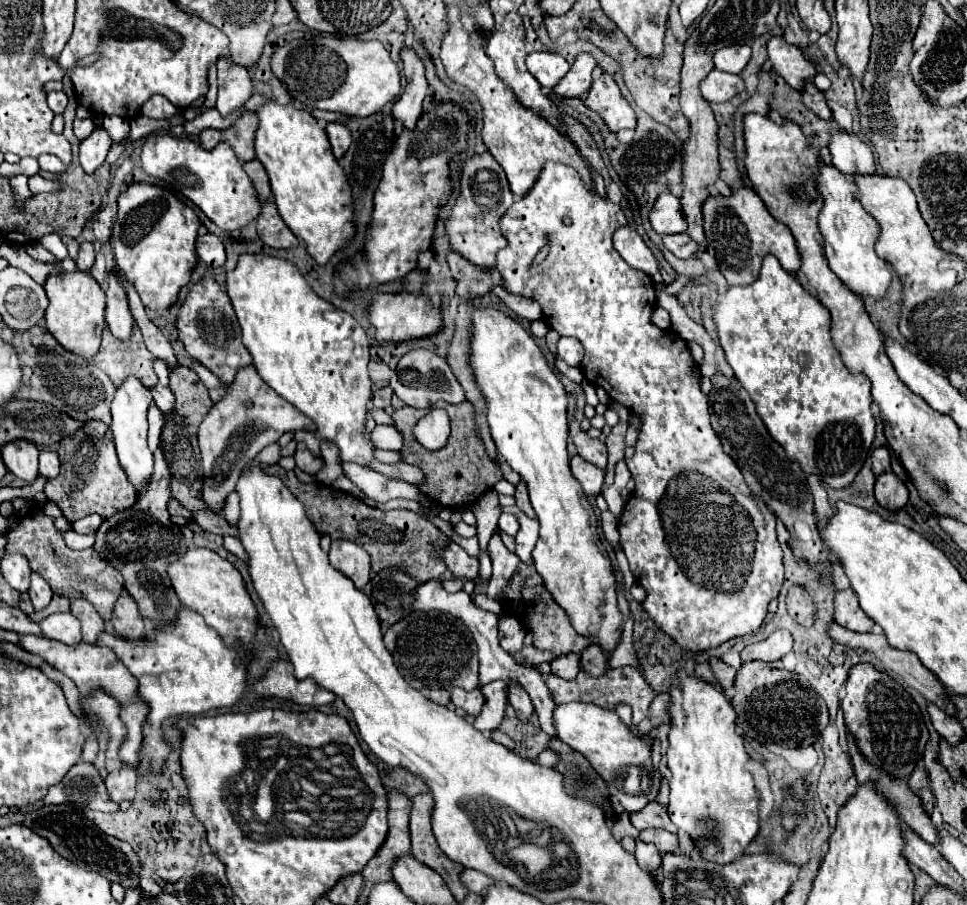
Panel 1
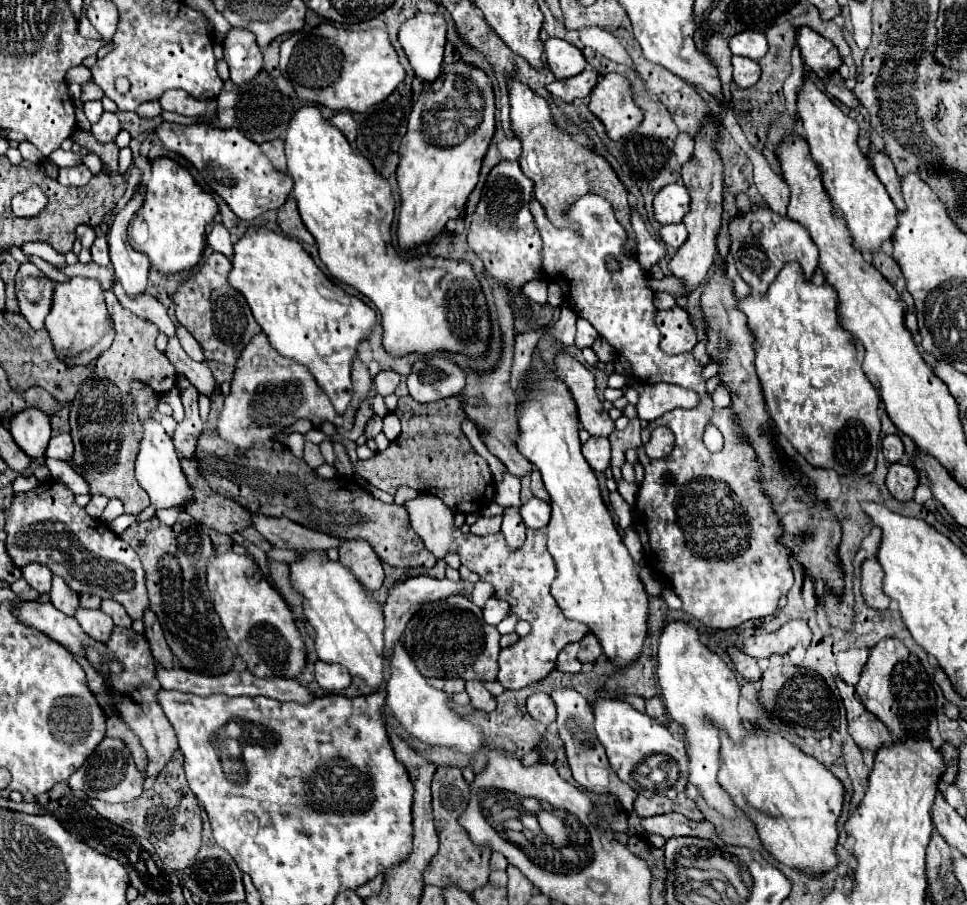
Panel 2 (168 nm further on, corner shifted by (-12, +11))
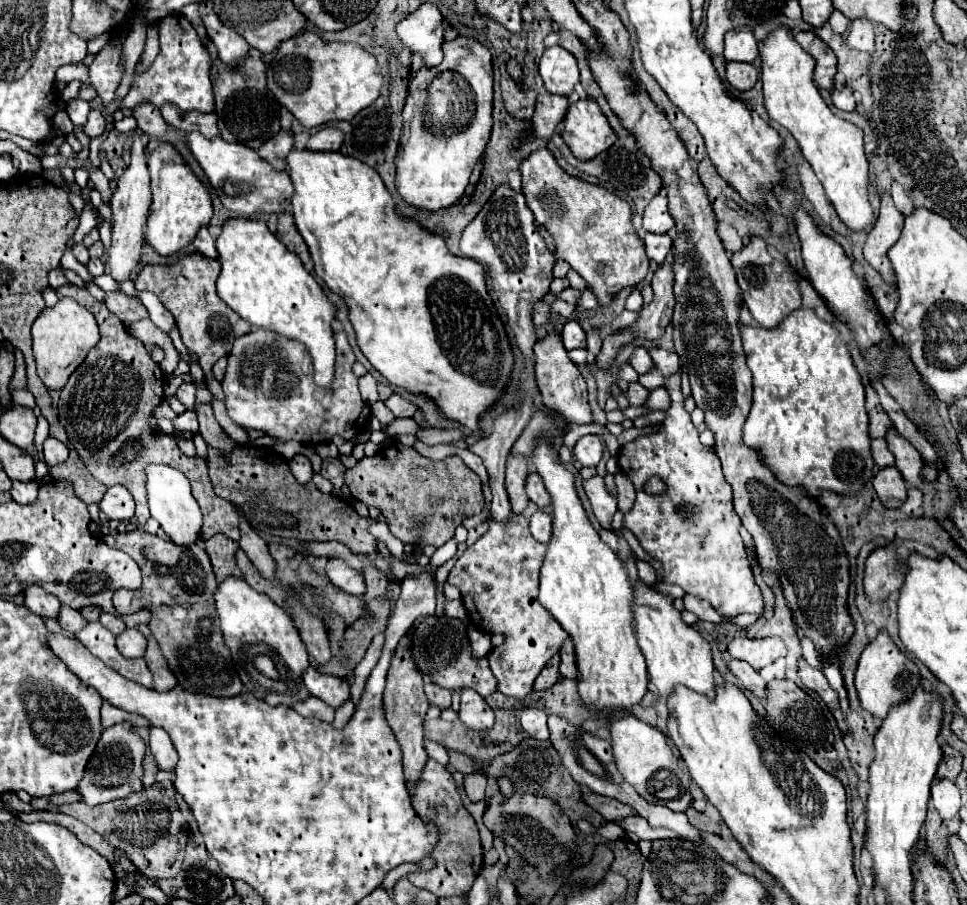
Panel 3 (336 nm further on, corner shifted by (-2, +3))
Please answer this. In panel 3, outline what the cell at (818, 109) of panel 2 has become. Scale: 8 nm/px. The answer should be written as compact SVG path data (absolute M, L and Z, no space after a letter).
M777 26L763 40L759 48L759 70L767 114L793 134L839 218L855 232L869 230L875 216L869 204L869 162L863 150L863 132L853 122L835 116L825 104L813 82L815 62L795 42L787 26Z

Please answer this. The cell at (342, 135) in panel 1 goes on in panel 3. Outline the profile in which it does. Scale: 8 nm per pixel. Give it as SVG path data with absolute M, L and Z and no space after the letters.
M323 128L317 134L313 134L307 142L309 150L317 152L337 152L339 146L343 144L343 134L337 128Z

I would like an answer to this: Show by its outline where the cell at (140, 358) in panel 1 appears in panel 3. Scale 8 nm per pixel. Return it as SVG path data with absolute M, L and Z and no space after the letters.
M73 284L55 288L59 298L73 298L85 306L97 320L101 340L95 348L89 350L83 364L69 376L67 384L61 390L59 400L59 422L67 430L71 444L77 448L81 460L91 470L91 474L109 486L123 484L135 498L135 520L145 524L149 518L147 494L145 494L145 464L167 464L181 470L191 484L193 498L201 506L203 525L202 538L211 538L215 534L227 534L239 542L239 516L227 500L221 500L211 484L207 474L207 464L201 458L189 458L177 448L173 434L159 432L149 426L149 418L155 408L163 402L163 380L165 374L157 362L149 356L143 342L133 338L123 322L107 310L107 306L95 300L87 290Z

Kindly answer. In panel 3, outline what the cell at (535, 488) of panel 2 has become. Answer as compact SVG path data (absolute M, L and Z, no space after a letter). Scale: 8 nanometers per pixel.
M531 472L527 476L527 494L529 494L529 500L535 502L539 508L545 508L549 506L549 492L545 492L545 484L541 484L541 476L537 476L537 472Z

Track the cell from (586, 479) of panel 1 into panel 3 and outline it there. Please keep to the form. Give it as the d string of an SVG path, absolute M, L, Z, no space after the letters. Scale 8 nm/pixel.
M595 434L583 436L583 438L575 444L573 454L577 456L577 460L579 460L583 466L597 466L597 462L601 460L601 454L603 454L601 438L595 436Z

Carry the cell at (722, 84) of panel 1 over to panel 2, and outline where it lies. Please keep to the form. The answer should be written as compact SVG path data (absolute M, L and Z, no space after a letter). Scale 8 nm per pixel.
M733 56L731 64L733 64L733 82L739 88L751 88L757 84L757 80L761 76L761 68L757 62L753 62L751 58Z

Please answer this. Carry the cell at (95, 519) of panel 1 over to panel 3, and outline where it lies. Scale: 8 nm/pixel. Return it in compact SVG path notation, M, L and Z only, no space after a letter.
M113 486L107 490L99 506L111 520L129 520L135 510L131 492L125 486Z

